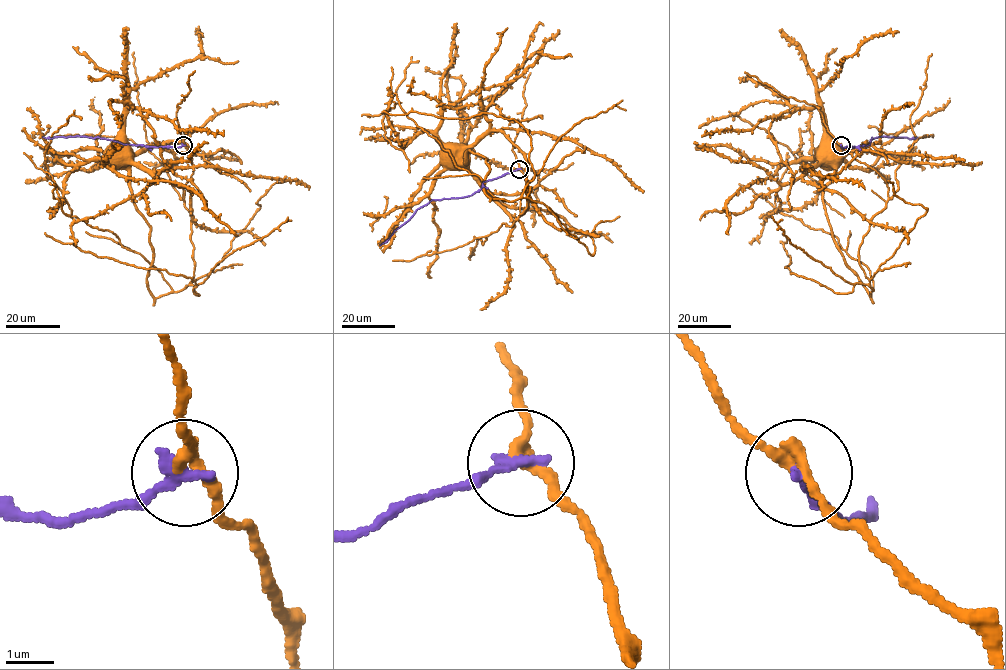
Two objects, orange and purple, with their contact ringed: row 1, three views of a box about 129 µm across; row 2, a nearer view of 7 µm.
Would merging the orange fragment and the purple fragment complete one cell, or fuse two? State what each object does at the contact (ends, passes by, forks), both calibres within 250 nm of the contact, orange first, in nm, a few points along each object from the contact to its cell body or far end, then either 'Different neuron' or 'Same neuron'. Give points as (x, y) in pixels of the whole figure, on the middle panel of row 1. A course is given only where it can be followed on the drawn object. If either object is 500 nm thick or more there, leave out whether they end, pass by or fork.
At the ring orange passes by. At the ring purple ends. Thickness 240 nm (orange) against 280 nm. Course of orange: (519, 168), (529, 202), (519, 216), (530, 187), (492, 198), (487, 159), (469, 151), (465, 162), (448, 146). Course of purple: (519, 169), (484, 181), (483, 186), (472, 194), (431, 200), (380, 245). Different neuron

